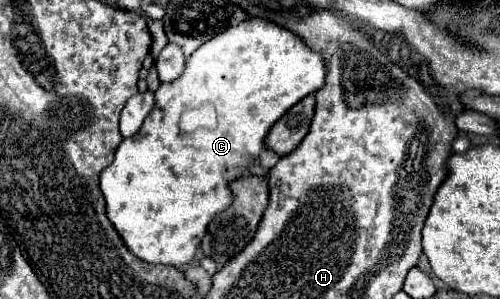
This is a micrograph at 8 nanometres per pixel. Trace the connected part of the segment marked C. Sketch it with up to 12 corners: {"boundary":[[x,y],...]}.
{"boundary":[[249,18],[101,172],[147,264],[193,260],[325,58]]}

